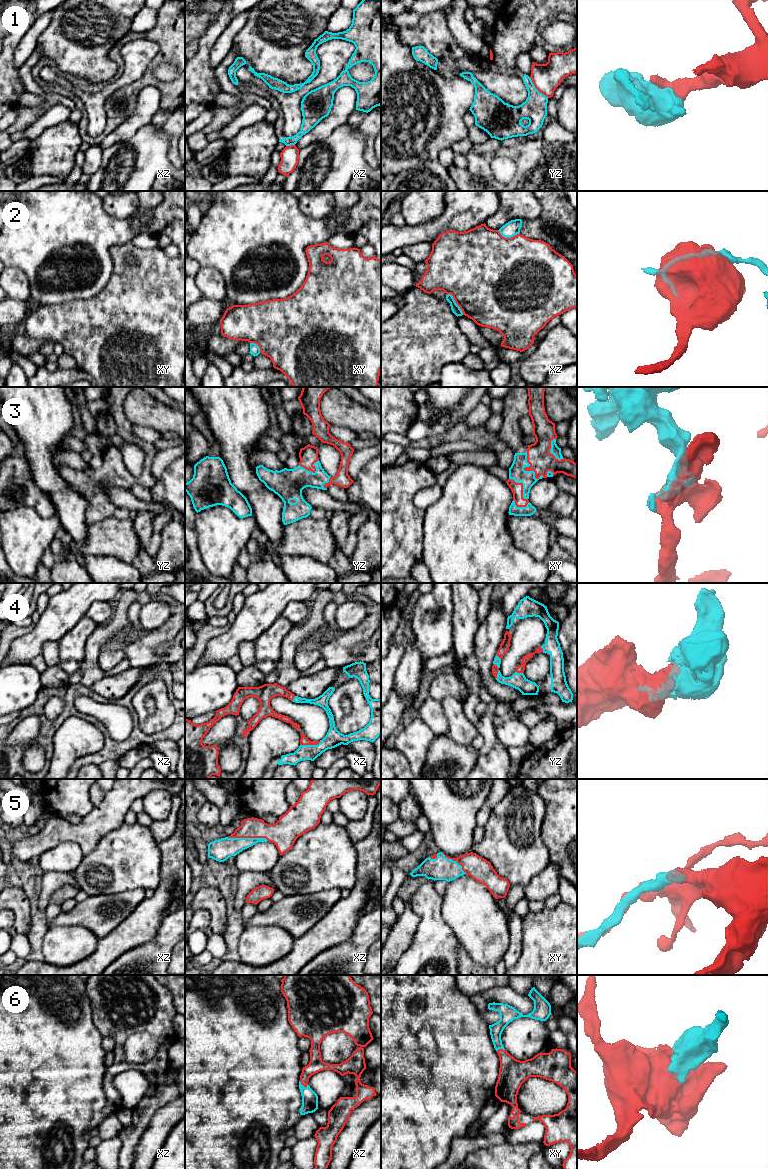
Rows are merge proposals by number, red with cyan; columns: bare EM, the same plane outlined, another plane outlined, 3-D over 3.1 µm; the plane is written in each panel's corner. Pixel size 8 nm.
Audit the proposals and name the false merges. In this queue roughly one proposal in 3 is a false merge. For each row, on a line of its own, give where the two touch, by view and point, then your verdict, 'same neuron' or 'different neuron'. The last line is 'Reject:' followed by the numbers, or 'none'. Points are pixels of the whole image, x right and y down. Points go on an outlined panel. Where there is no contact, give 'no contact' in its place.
1: meets red in yz at (537, 89); different neuron
2: meets red in xz at (455, 301); different neuron
3: meets red in xy at (527, 470); same neuron
4: meets red in xz at (310, 744); same neuron
5: meets red in xz at (248, 837); same neuron
6: meets red in xz at (303, 1085); same neuron
Reject: 1, 2

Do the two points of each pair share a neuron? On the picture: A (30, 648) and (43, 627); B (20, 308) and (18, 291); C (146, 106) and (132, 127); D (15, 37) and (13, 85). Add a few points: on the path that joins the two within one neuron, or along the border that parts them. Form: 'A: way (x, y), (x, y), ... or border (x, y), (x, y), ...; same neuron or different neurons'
A: way (32, 643), (42, 632); same neuron
B: border (10, 297), (26, 302); different neurons
C: way (144, 111), (135, 122); same neuron
D: way (10, 49), (10, 73); same neuron

